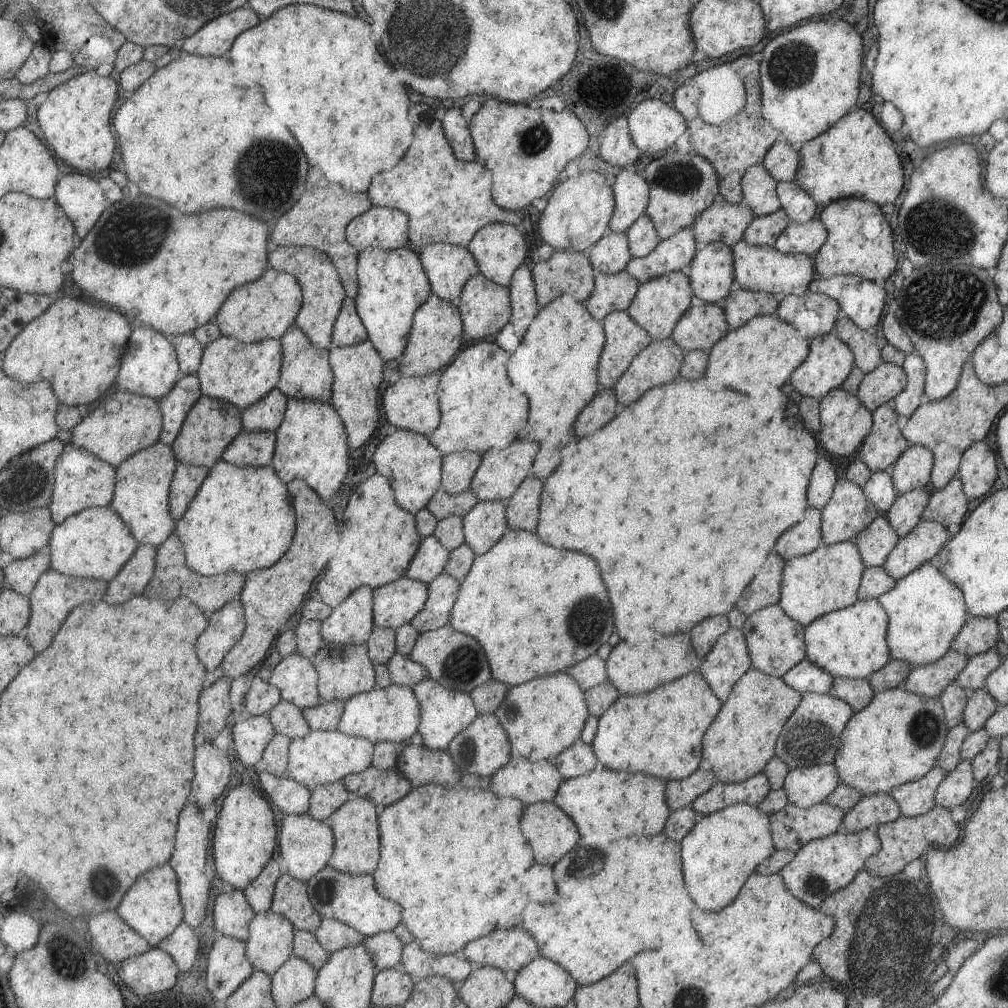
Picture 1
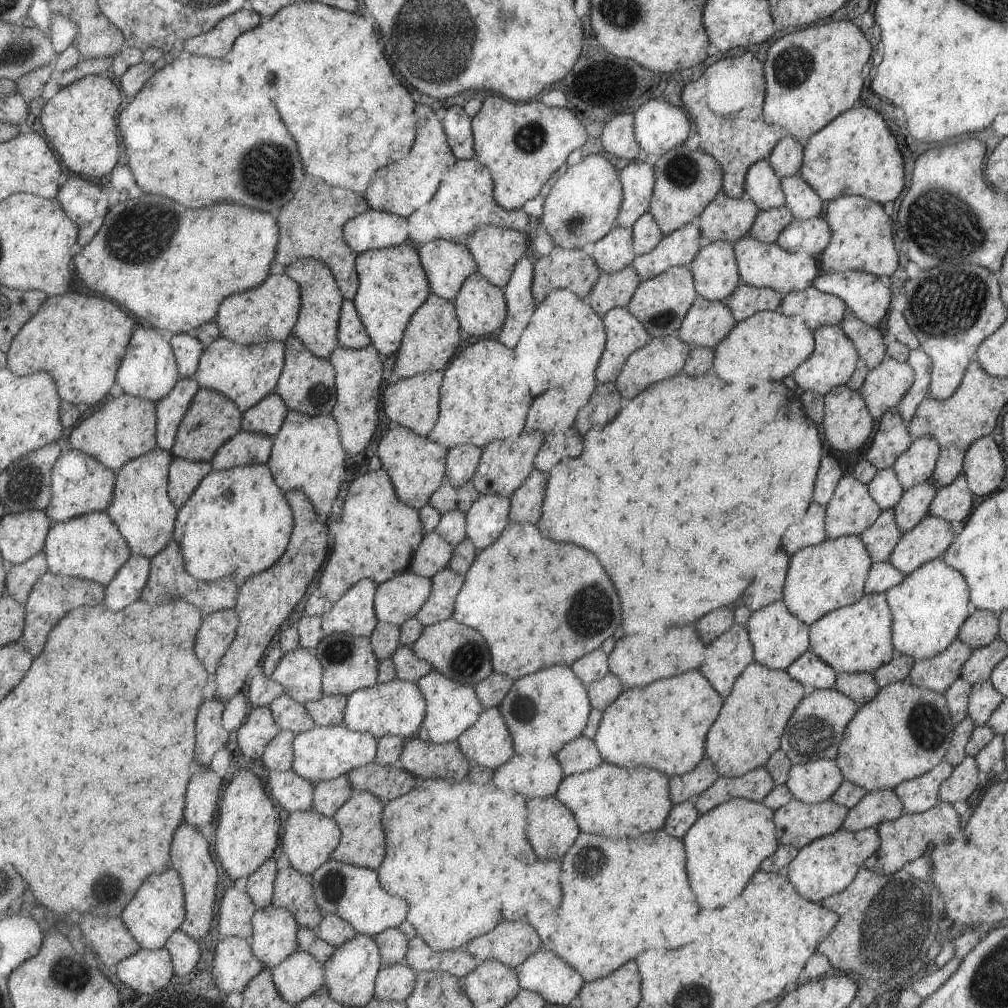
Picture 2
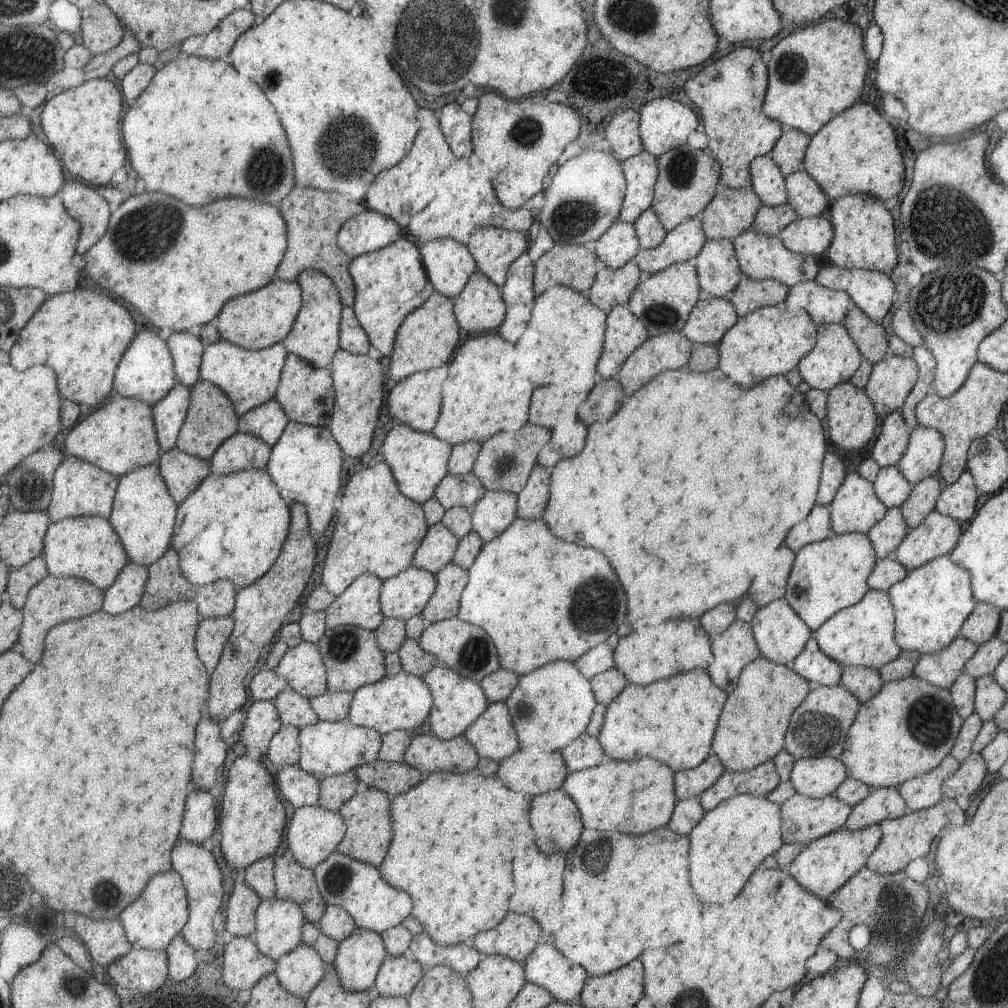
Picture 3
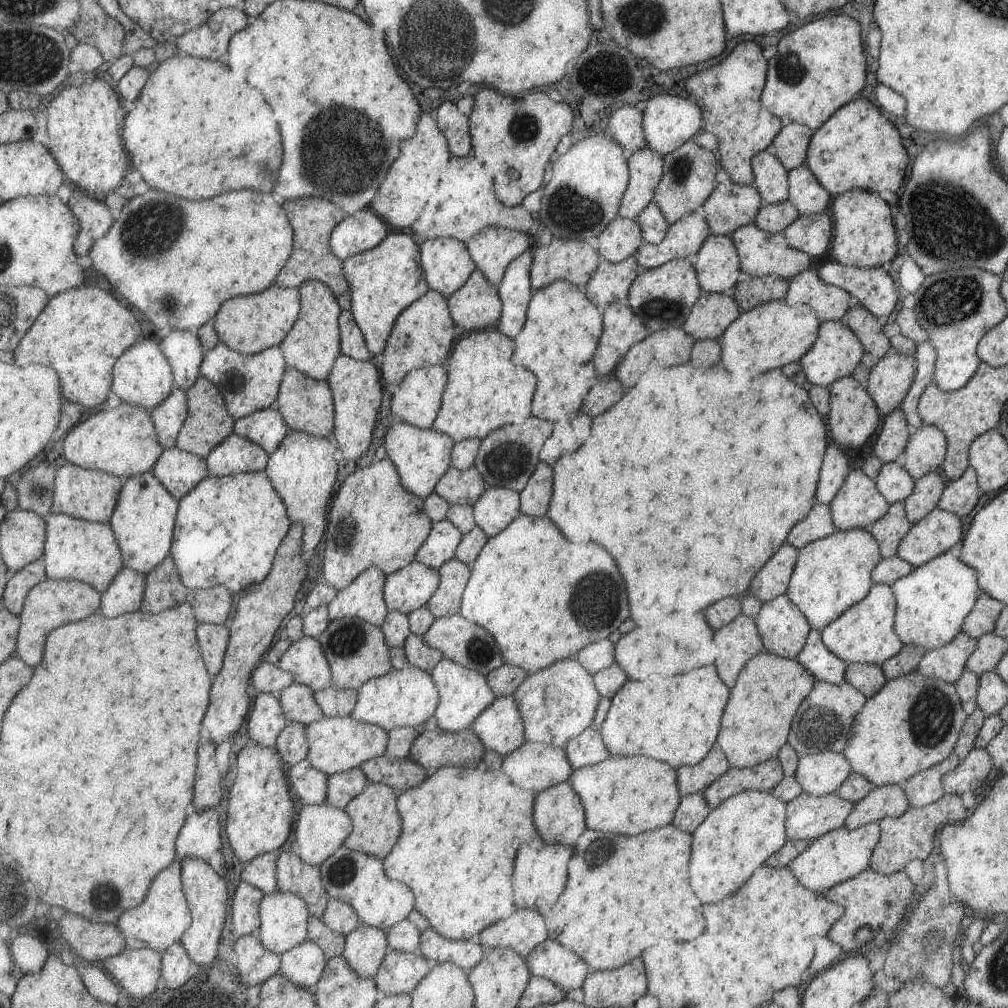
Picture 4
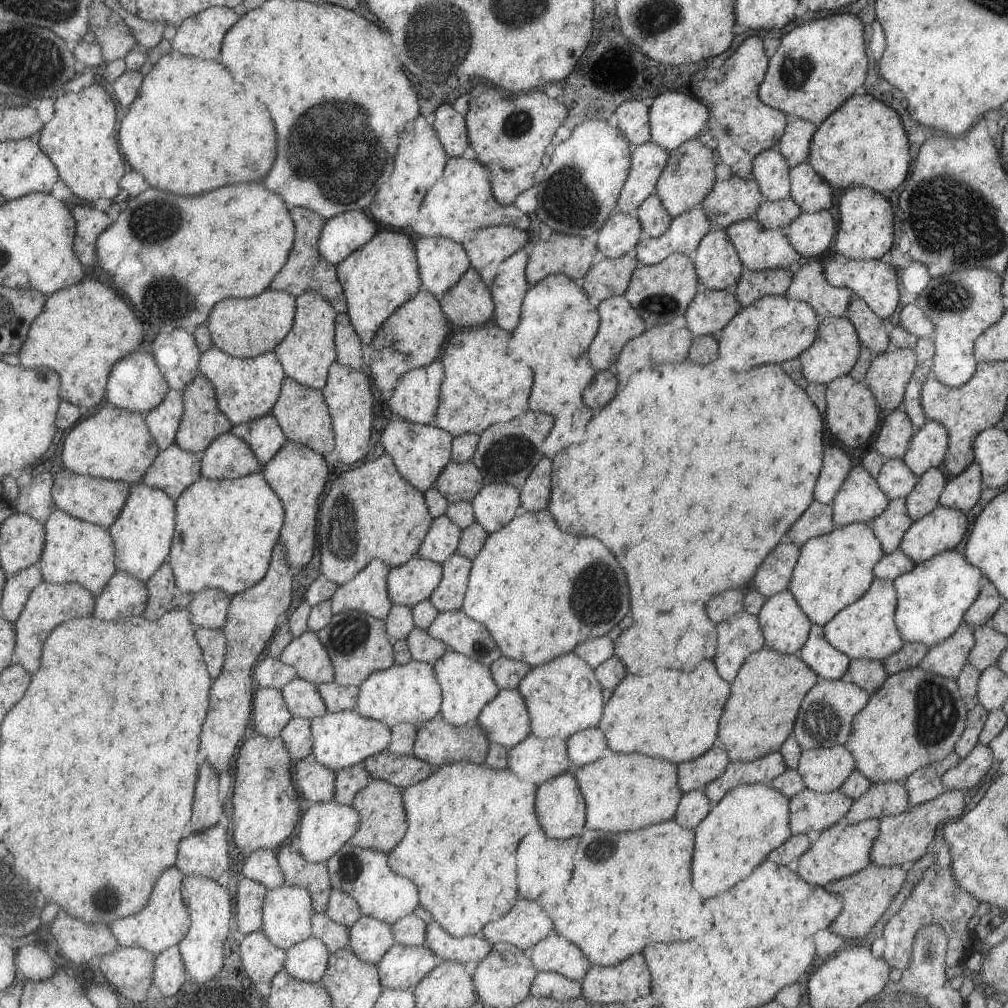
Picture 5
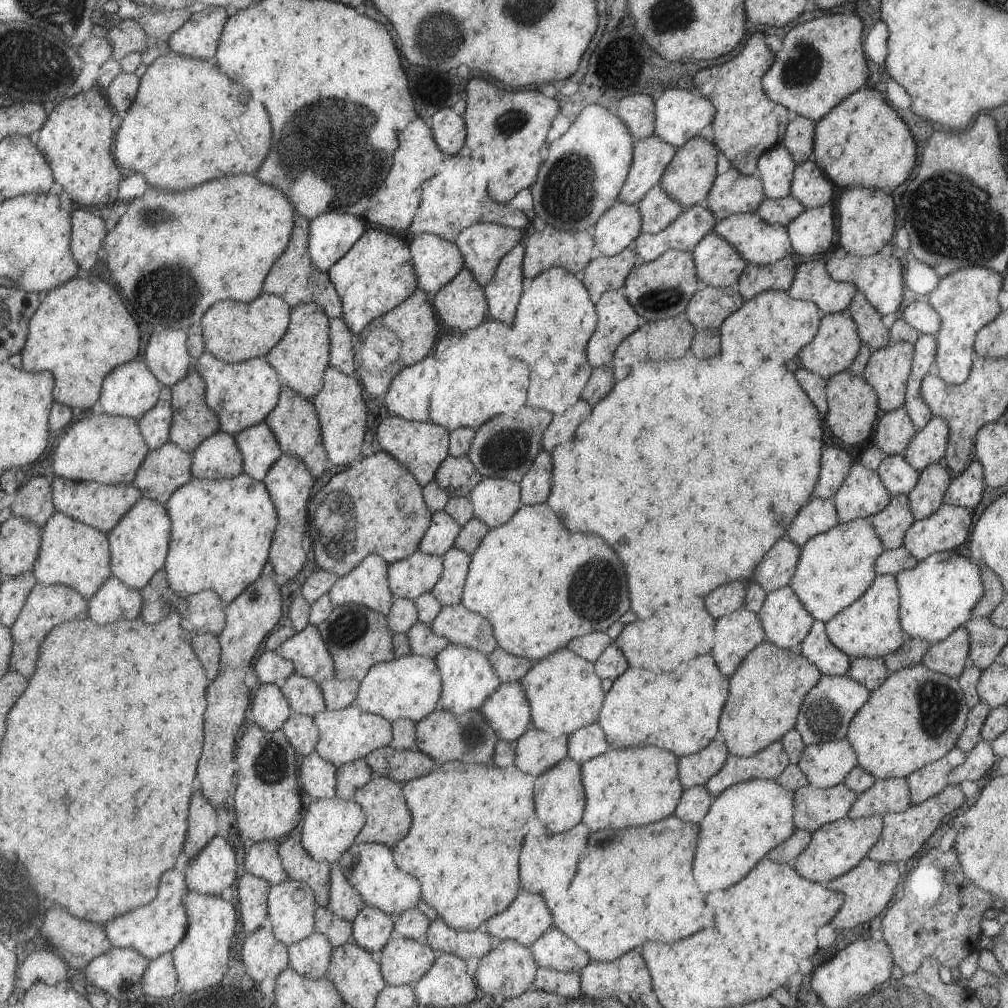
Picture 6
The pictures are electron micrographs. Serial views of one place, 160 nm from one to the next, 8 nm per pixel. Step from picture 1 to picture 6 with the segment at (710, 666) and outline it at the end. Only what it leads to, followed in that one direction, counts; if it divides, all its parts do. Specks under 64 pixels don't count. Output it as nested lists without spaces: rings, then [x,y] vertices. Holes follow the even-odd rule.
[[[744,607],[715,621],[714,638],[711,656],[727,678],[750,650],[766,640],[759,617]]]

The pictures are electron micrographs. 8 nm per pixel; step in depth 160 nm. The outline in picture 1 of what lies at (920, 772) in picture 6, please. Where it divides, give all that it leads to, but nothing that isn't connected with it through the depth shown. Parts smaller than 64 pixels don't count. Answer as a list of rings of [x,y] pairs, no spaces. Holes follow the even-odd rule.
[[[933,765],[921,778],[889,790],[901,816],[916,817],[931,810],[935,806],[935,789],[941,784],[945,773],[940,766]]]

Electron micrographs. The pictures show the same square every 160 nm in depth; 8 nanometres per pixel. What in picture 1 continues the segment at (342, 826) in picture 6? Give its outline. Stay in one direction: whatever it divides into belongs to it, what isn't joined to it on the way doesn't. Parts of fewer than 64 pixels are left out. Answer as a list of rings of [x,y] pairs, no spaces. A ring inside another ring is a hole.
[[[308,814],[285,815],[281,820],[279,850],[287,873],[299,881],[307,881],[313,874],[328,865],[329,858],[335,853],[335,836],[327,822],[317,821]]]

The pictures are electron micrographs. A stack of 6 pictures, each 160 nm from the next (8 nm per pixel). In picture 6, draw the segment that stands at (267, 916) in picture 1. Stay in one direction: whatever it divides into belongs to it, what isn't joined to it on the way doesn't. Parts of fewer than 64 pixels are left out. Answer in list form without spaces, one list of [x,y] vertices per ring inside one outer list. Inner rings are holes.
[[[288,879],[272,885],[268,900],[268,916],[279,942],[285,946],[307,938],[313,932],[313,900],[311,887]]]

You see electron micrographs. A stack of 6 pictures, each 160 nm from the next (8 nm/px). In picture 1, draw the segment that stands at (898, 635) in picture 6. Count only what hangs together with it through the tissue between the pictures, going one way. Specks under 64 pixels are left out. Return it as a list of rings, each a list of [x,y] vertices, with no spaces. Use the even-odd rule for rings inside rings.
[[[877,599],[857,600],[851,606],[829,611],[804,627],[806,658],[833,678],[865,679],[887,664],[890,659],[886,643],[888,618]]]

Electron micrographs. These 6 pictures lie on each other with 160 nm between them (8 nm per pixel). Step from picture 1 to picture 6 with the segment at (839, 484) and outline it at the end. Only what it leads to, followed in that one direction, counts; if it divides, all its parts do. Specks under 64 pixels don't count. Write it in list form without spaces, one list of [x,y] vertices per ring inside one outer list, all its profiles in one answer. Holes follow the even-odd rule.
[[[853,463],[837,492],[831,498],[839,523],[868,519],[881,512],[891,500],[876,472]]]

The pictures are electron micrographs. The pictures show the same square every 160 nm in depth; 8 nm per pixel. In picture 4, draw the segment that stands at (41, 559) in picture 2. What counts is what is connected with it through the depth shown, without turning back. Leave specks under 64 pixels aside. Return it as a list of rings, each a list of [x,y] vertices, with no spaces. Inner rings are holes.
[[[43,559],[28,564],[23,570],[11,573],[4,592],[3,606],[20,615],[24,612],[31,589],[47,579],[46,564]]]

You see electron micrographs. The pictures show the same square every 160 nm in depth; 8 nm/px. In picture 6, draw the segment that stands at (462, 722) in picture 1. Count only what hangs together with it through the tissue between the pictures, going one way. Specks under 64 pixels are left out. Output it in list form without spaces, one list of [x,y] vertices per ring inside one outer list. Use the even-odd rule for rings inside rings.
[[[449,643],[434,656],[435,664],[440,672],[441,692],[438,707],[460,715],[467,711],[479,711],[481,705],[500,685],[488,657],[476,650]]]

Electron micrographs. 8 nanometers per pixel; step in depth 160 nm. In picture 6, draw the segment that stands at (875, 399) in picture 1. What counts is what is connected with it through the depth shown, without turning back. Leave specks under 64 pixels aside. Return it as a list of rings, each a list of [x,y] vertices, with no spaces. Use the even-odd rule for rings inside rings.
[[[908,342],[871,351],[861,377],[876,392],[879,410],[889,412],[903,407],[913,355],[914,346]]]

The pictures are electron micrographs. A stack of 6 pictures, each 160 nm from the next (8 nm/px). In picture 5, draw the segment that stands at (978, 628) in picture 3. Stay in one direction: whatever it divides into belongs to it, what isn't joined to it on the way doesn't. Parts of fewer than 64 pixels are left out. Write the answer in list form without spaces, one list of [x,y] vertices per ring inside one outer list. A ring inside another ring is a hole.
[[[983,575],[980,579],[980,589],[977,598],[964,612],[962,622],[970,625],[972,628],[981,626],[981,624],[988,624],[1002,601],[1003,598],[997,592],[995,586]]]

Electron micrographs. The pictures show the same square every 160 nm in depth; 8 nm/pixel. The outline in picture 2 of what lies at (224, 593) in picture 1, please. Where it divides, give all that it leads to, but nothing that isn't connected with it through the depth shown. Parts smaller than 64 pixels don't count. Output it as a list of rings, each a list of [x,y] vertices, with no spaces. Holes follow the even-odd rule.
[[[175,540],[152,558],[152,574],[142,596],[145,602],[155,606],[155,604],[165,605],[184,599],[197,606],[203,616],[215,614],[221,610],[233,610],[237,607],[241,583],[239,577],[230,575],[217,581],[204,582],[189,574],[183,559],[181,546]]]

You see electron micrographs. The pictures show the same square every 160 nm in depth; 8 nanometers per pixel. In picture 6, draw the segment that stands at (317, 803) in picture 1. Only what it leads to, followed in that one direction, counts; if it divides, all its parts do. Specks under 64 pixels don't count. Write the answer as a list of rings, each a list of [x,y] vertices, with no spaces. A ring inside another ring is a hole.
[[[364,758],[342,764],[336,767],[336,797],[351,801],[355,791],[371,780],[372,770]]]

